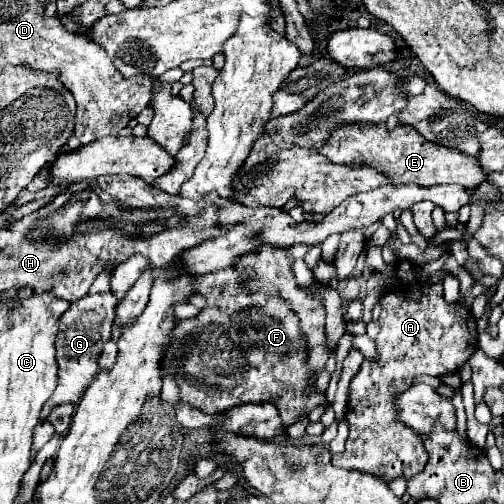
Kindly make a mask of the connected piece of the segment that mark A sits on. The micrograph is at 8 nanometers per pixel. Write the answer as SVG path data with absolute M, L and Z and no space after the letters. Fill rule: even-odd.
M401 281L387 283L379 303L381 333L375 339L379 361L363 361L361 371L351 381L351 399L345 417L349 423L349 439L345 451L333 455L333 465L371 473L383 481L395 477L411 479L423 471L427 453L421 435L413 433L413 429L405 429L405 425L397 421L393 397L405 393L421 373L441 377L467 363L477 349L477 321L463 303L447 303L441 285L427 287L419 299L411 299Z

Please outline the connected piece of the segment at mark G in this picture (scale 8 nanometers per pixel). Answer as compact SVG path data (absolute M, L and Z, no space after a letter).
M101 273L101 277L97 277L97 281L93 281L93 285L89 289L89 291L105 291L103 295L89 293L81 301L71 303L69 311L61 317L57 345L55 345L57 347L57 365L59 365L59 385L57 385L53 397L49 399L49 403L43 407L41 419L45 419L49 415L49 411L61 403L77 405L77 401L81 401L81 395L85 393L85 389L97 377L97 359L103 351L103 345L111 339L111 327L113 327L115 307L117 307L117 299L113 297L113 293L109 293L109 277L111 277L111 273Z

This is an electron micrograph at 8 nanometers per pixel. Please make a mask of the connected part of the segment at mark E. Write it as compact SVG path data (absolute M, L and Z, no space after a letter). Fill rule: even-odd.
M387 123L375 125L337 125L325 145L319 149L333 163L341 165L369 165L379 169L391 179L393 185L417 183L421 187L433 187L439 183L463 183L473 185L469 193L477 193L477 187L485 181L481 167L475 157L457 153L455 149L427 141L411 125L399 125L393 131L387 129Z

